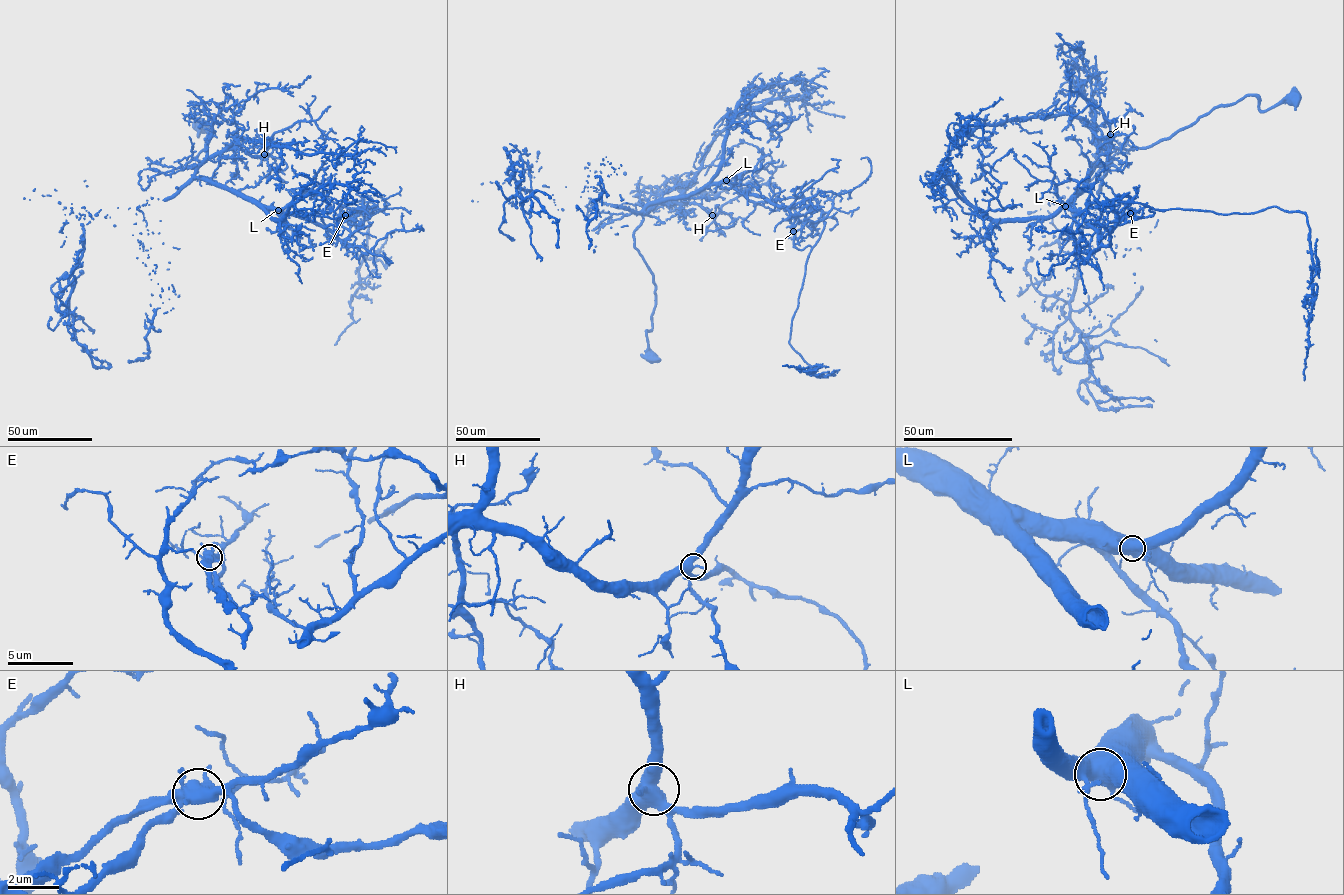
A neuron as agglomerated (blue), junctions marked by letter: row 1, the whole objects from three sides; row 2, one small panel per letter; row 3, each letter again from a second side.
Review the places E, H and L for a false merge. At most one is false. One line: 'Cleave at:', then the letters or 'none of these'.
Cleave at: E

